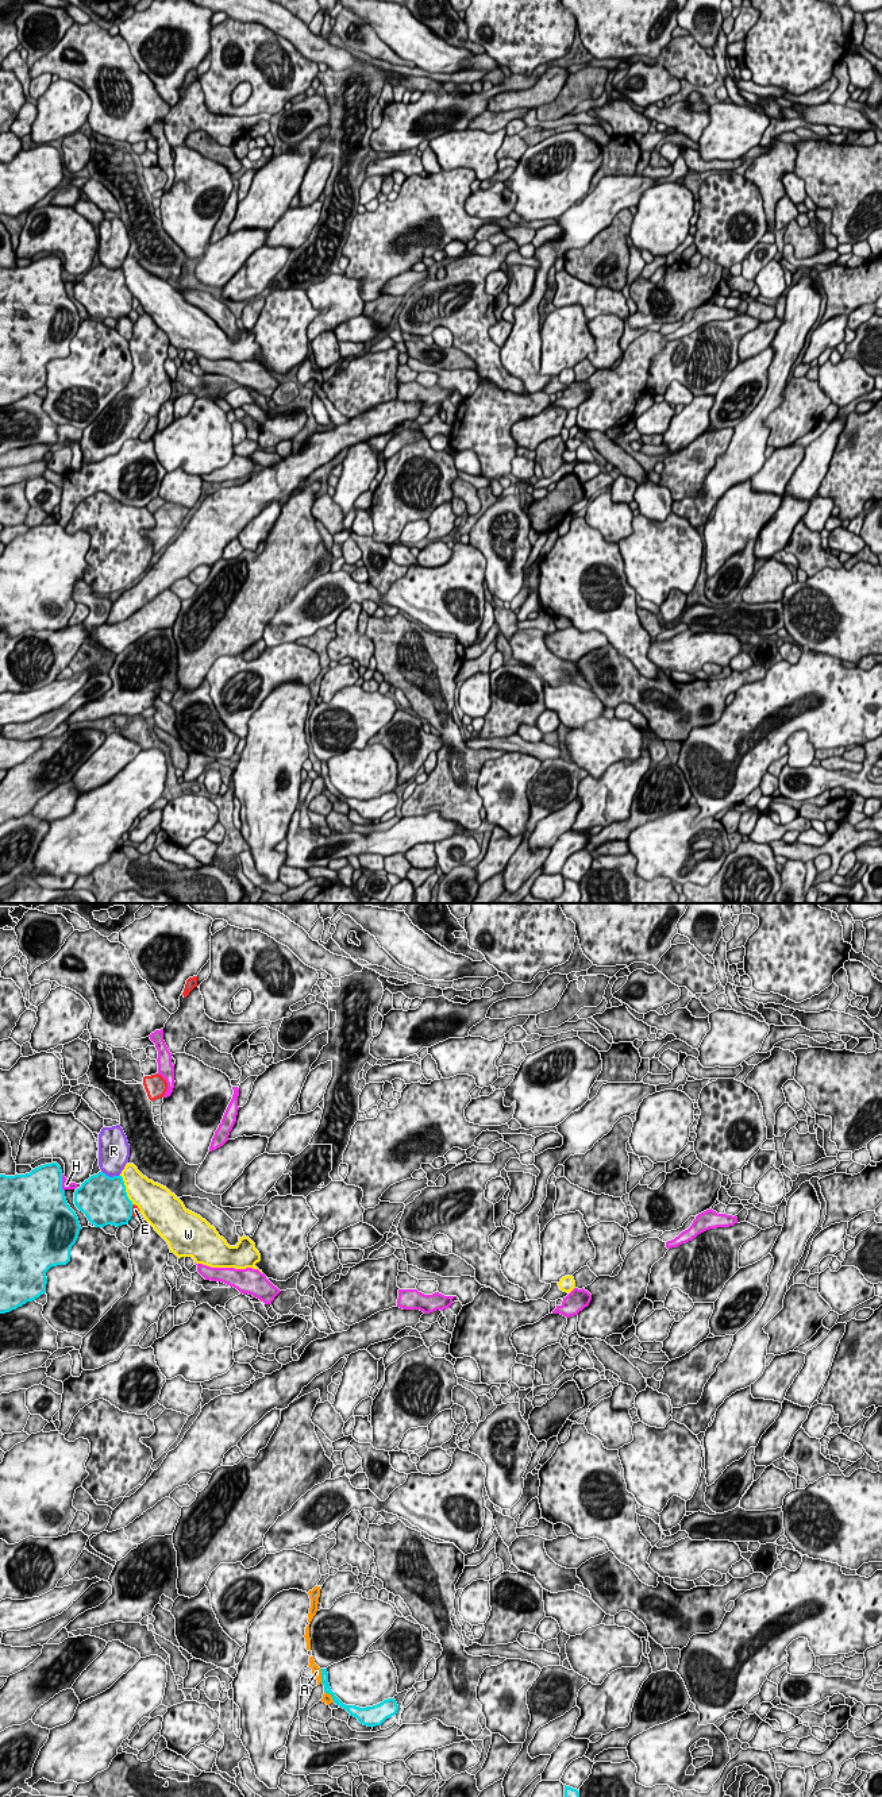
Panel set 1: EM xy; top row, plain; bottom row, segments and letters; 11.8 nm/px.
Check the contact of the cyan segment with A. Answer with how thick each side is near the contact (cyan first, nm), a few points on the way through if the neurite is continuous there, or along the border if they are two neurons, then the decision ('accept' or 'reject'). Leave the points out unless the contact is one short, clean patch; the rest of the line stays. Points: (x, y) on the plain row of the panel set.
calibres 100 and 120 nm; accept

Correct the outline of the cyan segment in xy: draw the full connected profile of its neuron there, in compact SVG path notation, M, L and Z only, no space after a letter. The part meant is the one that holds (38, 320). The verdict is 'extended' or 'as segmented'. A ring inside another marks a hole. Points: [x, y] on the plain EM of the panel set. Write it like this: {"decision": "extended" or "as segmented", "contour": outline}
{"decision": "as segmented", "contour": "M57 255L41 258L26 267L0 267L0 406L46 385L46 365L70 354L70 342L80 323L78 311L66 294Z"}

